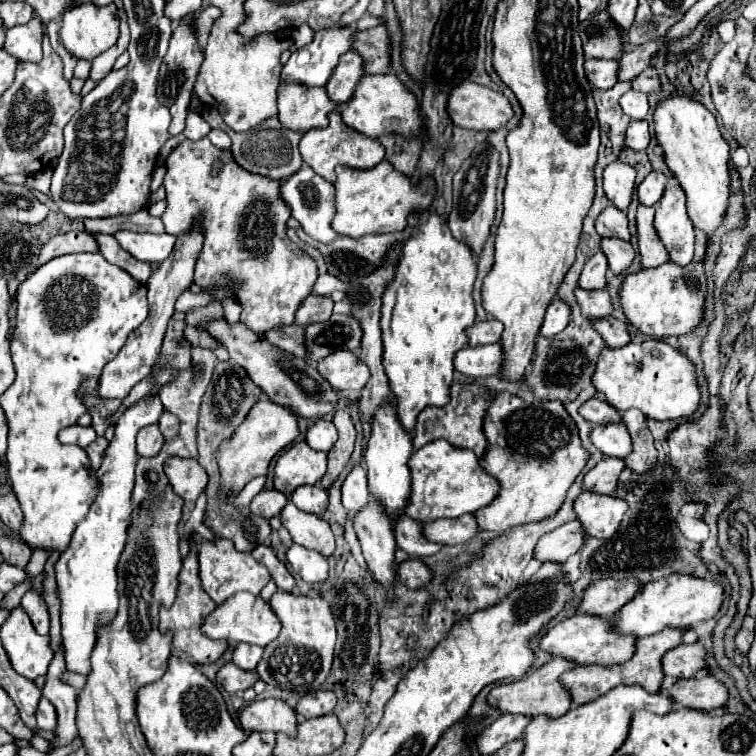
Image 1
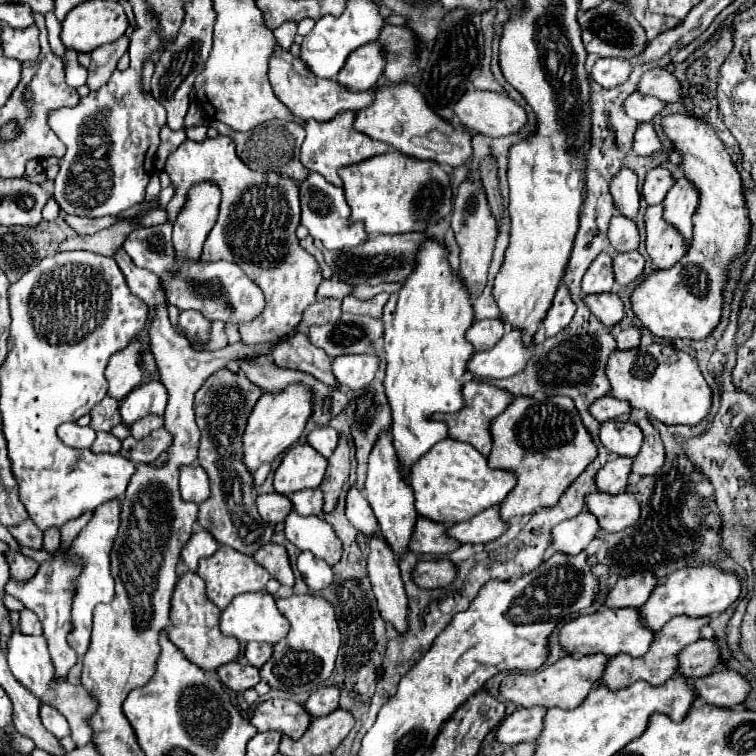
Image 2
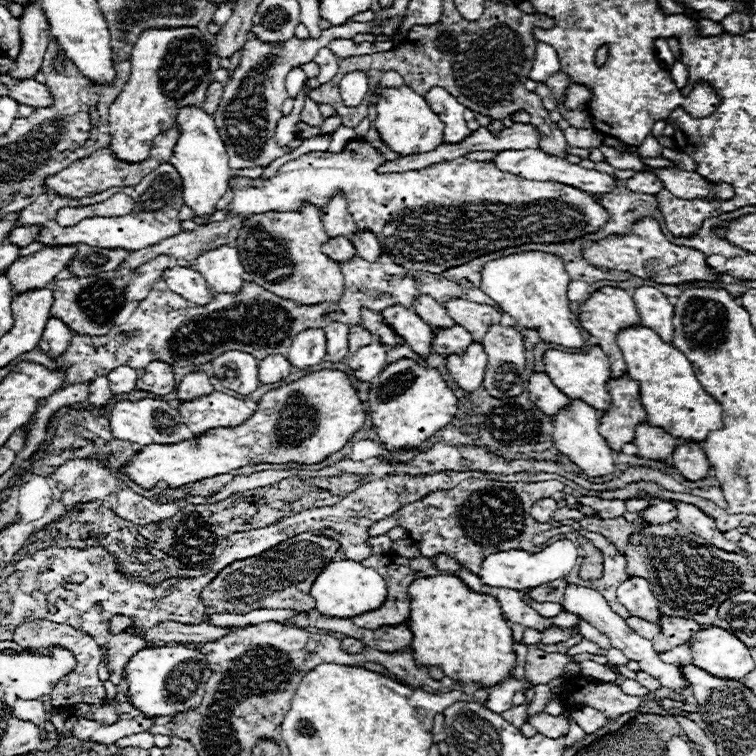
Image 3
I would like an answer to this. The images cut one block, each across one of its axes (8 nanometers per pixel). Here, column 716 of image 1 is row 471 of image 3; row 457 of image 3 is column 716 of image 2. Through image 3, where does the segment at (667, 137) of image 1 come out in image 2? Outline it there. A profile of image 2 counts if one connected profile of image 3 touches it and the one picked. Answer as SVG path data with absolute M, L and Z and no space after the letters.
M674 114L666 116L662 120L664 132L674 142L674 148L682 154L682 168L688 180L696 182L696 188L700 192L700 206L692 218L694 222L694 238L692 248L688 248L686 256L668 270L656 270L652 276L648 276L644 282L636 286L632 292L632 308L636 316L642 320L642 324L658 338L668 340L706 340L712 330L718 326L722 316L722 304L724 304L724 286L728 284L728 266L746 252L746 246L750 242L750 218L748 218L748 206L744 198L742 188L742 176L736 170L736 164L732 162L728 150L724 148L722 140L714 132L710 124L702 118L692 118L688 114Z

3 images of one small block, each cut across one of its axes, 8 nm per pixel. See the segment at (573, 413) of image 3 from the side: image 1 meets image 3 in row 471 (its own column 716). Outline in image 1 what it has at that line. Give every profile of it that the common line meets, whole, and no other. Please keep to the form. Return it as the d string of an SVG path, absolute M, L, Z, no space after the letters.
M670 574L662 580L644 584L644 588L636 594L636 598L630 600L620 612L616 612L614 624L624 634L650 636L662 632L666 626L686 628L694 626L696 622L714 618L720 612L722 602L724 602L722 584L708 578L696 578L690 574Z

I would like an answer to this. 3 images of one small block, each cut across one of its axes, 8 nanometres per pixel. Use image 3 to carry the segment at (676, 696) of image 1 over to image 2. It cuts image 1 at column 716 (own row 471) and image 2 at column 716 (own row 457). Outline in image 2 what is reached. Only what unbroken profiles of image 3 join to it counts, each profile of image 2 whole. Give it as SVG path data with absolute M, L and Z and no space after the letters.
M730 668L714 672L704 680L694 680L694 688L698 690L698 698L722 708L734 708L742 704L752 690L750 682L740 672Z

